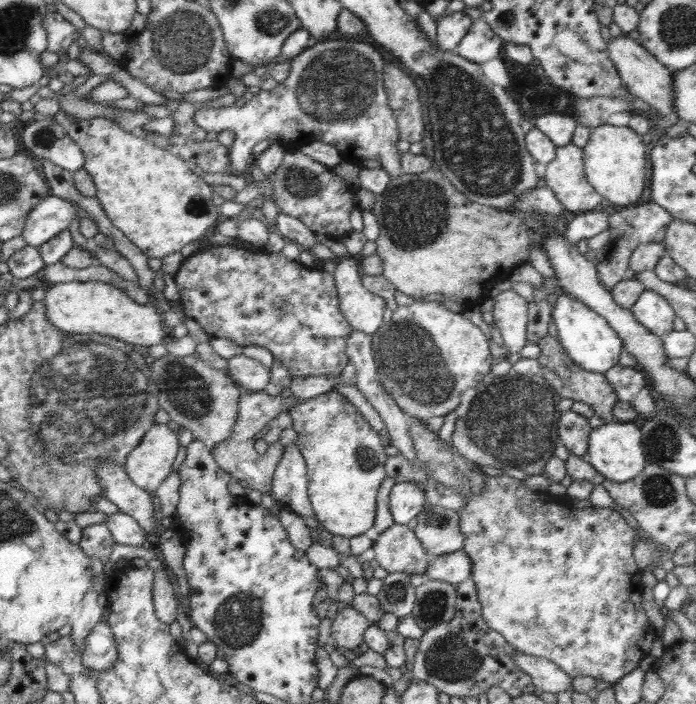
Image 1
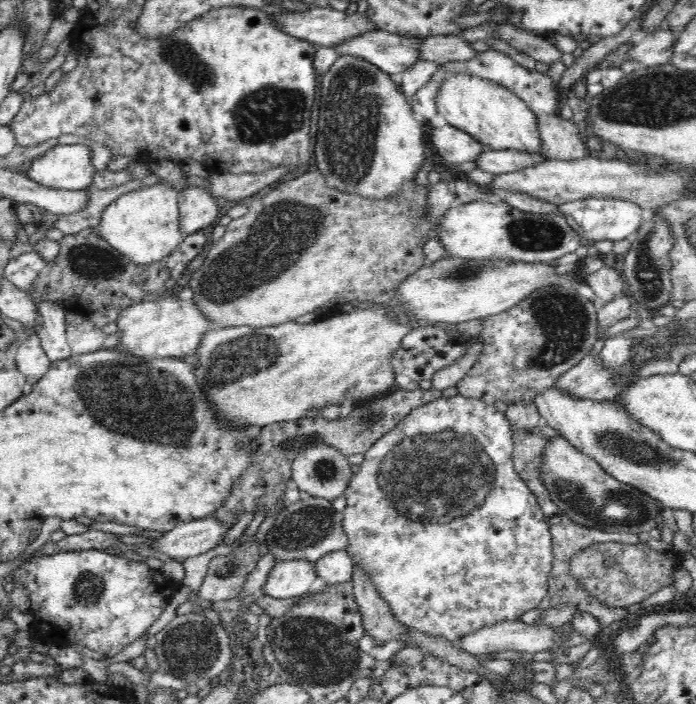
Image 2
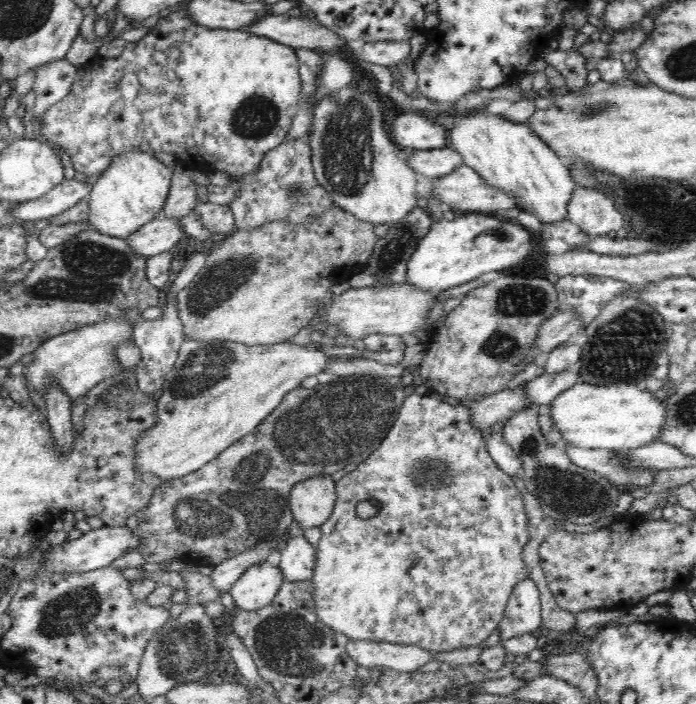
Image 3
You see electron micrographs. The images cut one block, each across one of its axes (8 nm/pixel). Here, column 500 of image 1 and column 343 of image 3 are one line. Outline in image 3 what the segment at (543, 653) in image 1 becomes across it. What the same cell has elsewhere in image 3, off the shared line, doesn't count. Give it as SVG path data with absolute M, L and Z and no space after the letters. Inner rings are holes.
M410 393L405 398L398 418L388 431L386 438L374 449L374 452L357 464L355 470L344 475L335 484L337 501L330 518L320 527L321 537L316 549L314 574L309 580L311 596L316 606L318 621L326 624L334 633L344 635L349 640L372 640L400 645L414 645L430 653L449 652L470 646L479 646L499 628L504 620L506 605L514 586L528 578L526 565L522 558L522 549L530 540L528 517L524 511L524 502L520 493L520 484L516 483L488 454L487 442L482 439L482 430L474 428L468 407L464 404L453 405L448 399L434 400L430 394ZM362 500L377 500L380 510L367 519L358 517L356 506Z

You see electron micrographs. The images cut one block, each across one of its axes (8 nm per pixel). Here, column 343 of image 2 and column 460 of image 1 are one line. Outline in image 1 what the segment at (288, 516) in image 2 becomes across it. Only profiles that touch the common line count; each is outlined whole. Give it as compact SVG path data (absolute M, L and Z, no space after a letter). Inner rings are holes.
M430 504L417 514L416 520L418 524L413 531L432 559L442 553L462 550L464 535L458 511Z

